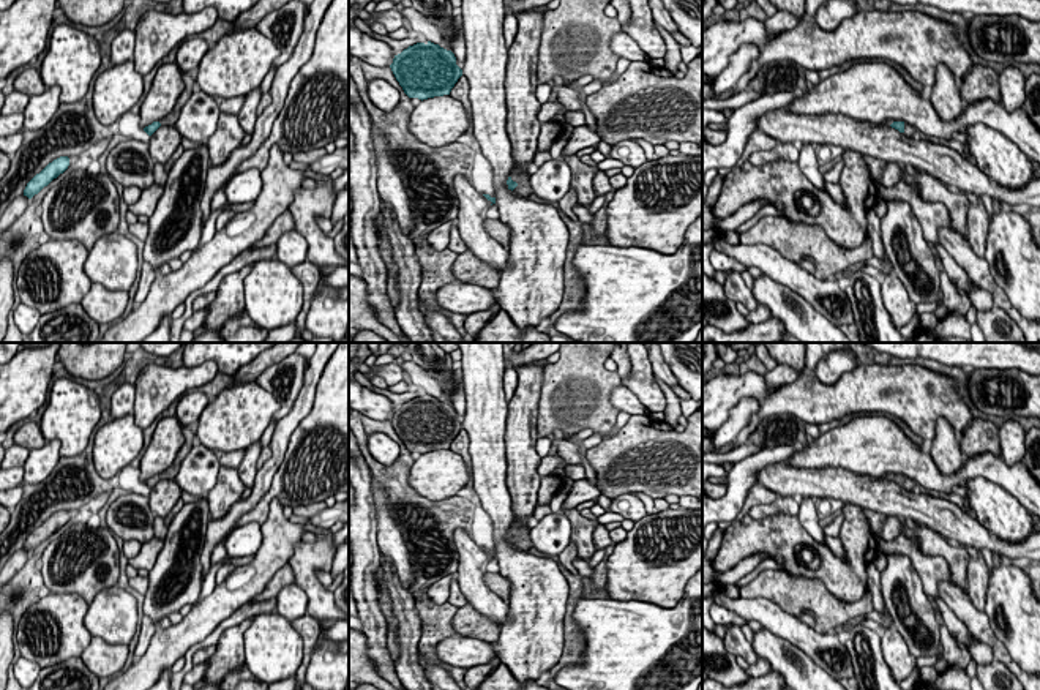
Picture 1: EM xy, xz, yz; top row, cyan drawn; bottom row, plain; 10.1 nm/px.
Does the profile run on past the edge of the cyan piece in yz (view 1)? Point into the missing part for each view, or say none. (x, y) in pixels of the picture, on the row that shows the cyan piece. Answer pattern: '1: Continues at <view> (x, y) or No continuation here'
1: No continuation here

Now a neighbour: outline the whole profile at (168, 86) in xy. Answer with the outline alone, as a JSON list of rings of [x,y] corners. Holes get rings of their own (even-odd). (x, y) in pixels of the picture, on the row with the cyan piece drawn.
[[[175,62],[163,63],[140,106],[140,126],[145,128],[170,114],[183,90],[185,82],[180,66]]]

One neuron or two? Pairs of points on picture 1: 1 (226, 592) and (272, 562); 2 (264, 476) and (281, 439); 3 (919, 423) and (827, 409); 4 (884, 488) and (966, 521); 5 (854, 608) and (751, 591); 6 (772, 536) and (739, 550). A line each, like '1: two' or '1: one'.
1: one
2: one
3: one
4: one
5: one
6: one

